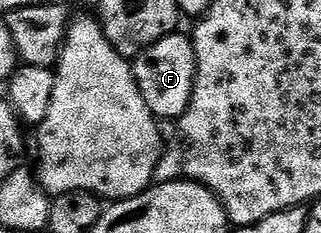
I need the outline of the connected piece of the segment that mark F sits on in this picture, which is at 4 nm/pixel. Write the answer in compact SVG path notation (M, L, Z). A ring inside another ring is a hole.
M183 31L169 34L134 58L133 68L141 95L145 95L145 103L149 103L156 118L182 117L189 107L195 86L195 52L190 36L186 32L183 34Z

